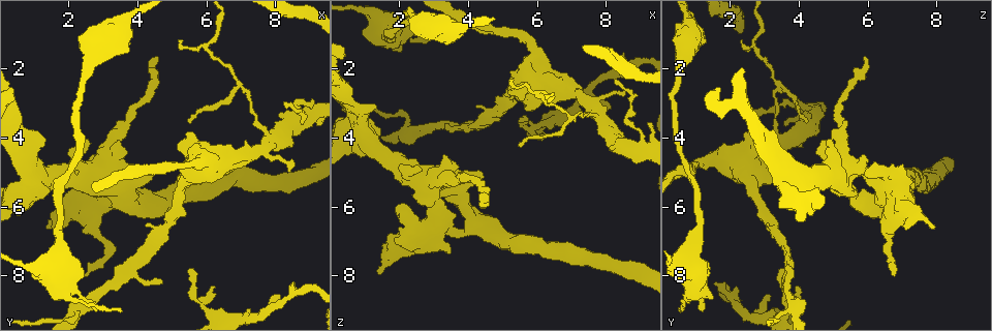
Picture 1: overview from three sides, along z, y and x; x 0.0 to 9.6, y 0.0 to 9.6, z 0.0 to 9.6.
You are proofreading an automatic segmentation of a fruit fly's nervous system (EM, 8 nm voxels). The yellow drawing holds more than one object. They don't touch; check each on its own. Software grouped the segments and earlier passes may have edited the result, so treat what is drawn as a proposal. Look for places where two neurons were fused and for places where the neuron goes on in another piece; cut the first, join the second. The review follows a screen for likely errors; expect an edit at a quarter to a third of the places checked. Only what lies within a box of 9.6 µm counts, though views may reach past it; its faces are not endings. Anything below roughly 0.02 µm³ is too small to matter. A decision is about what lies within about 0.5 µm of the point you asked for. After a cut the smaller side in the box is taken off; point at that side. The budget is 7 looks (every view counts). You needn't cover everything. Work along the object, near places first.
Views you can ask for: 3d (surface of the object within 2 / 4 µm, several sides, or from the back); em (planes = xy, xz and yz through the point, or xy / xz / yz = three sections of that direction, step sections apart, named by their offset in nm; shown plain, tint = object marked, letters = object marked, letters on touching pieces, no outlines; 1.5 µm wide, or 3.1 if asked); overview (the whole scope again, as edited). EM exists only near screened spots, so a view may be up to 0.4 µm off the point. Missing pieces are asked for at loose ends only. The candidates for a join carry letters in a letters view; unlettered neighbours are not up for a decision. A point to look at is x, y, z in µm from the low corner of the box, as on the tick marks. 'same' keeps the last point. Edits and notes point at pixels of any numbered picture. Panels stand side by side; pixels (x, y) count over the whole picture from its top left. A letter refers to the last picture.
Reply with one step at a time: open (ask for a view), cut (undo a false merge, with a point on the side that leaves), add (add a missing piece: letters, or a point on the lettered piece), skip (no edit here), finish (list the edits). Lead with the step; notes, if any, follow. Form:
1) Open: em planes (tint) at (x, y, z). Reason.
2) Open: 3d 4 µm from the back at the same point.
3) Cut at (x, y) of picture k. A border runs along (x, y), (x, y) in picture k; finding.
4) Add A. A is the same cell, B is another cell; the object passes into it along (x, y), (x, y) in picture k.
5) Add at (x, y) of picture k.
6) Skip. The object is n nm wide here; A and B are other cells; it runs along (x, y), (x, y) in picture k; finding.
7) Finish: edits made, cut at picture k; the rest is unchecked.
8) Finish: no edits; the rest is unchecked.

Open: 3d 2 µm at (8.45, 4.95, 2.70). Branch stops here.

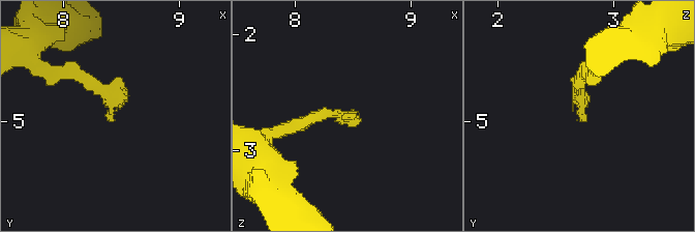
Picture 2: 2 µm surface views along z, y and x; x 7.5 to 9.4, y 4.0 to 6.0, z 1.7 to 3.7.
Open: em planes (letters) at (8.40, 4.98, 2.76).

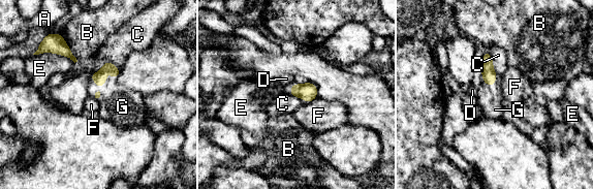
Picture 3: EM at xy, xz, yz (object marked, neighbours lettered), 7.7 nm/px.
Add G. The object is 90 nm wide here; G is the same cell, A, B, C, D, E and F are other cells; the object passes into it along (99, 77), (101, 84), (122, 106) in picture 3; it goes on there.

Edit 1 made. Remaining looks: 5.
Open: 3d 4 µm at (8.20, 3.05, 2.35). Tapers out.

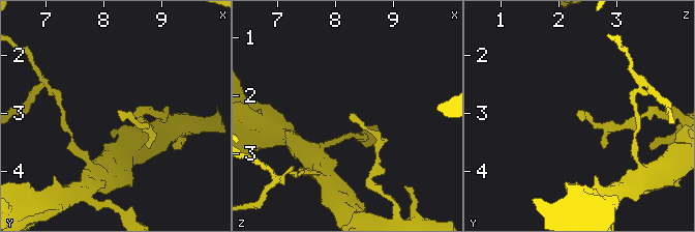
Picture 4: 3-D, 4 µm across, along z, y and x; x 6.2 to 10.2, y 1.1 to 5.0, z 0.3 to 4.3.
Open: em planes (plain) at (8.25, 3.05, 2.30). Now the EM.

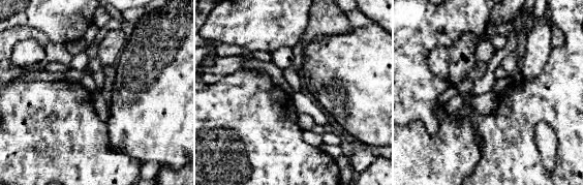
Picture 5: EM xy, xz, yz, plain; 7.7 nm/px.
Open: em planes (letters) at the same point.

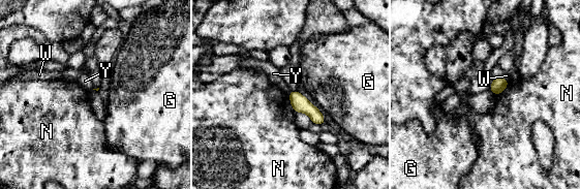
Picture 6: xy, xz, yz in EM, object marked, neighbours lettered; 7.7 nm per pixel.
Skip. G, N, W and Y are other cells; a border runs along (292, 91), (287, 94) in picture 6; no lettered piece goes on from it.

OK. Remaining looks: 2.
Open: em planes (letters) at (8.50, 8.15, 1.60).

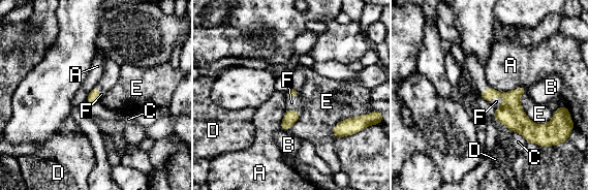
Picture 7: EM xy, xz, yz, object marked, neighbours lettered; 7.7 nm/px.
Add F. F is the same cell, A, B, C, D and E are other cells; the object passes into it along (509, 114), (502, 103), (496, 101) in picture 7; it goes on there.

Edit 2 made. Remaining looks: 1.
Finish: edits made, add at picture 3, add at picture 7; the rest is unchecked.

